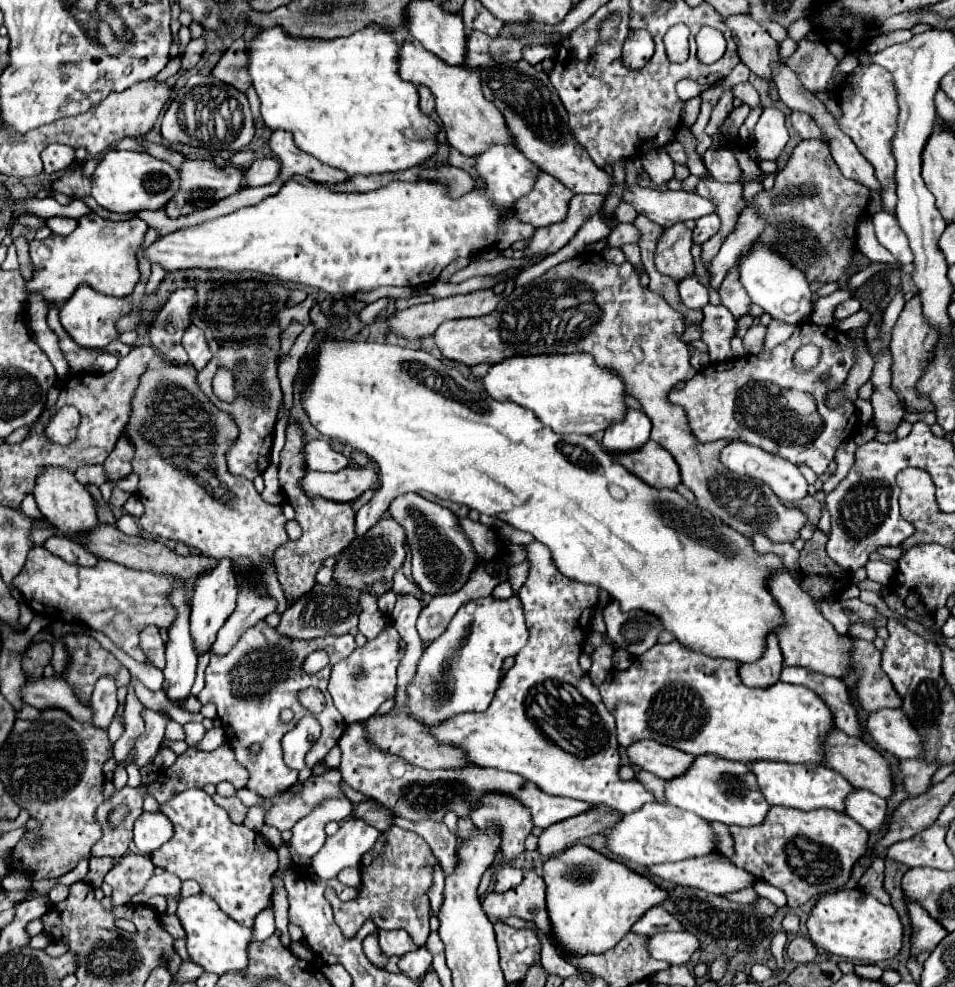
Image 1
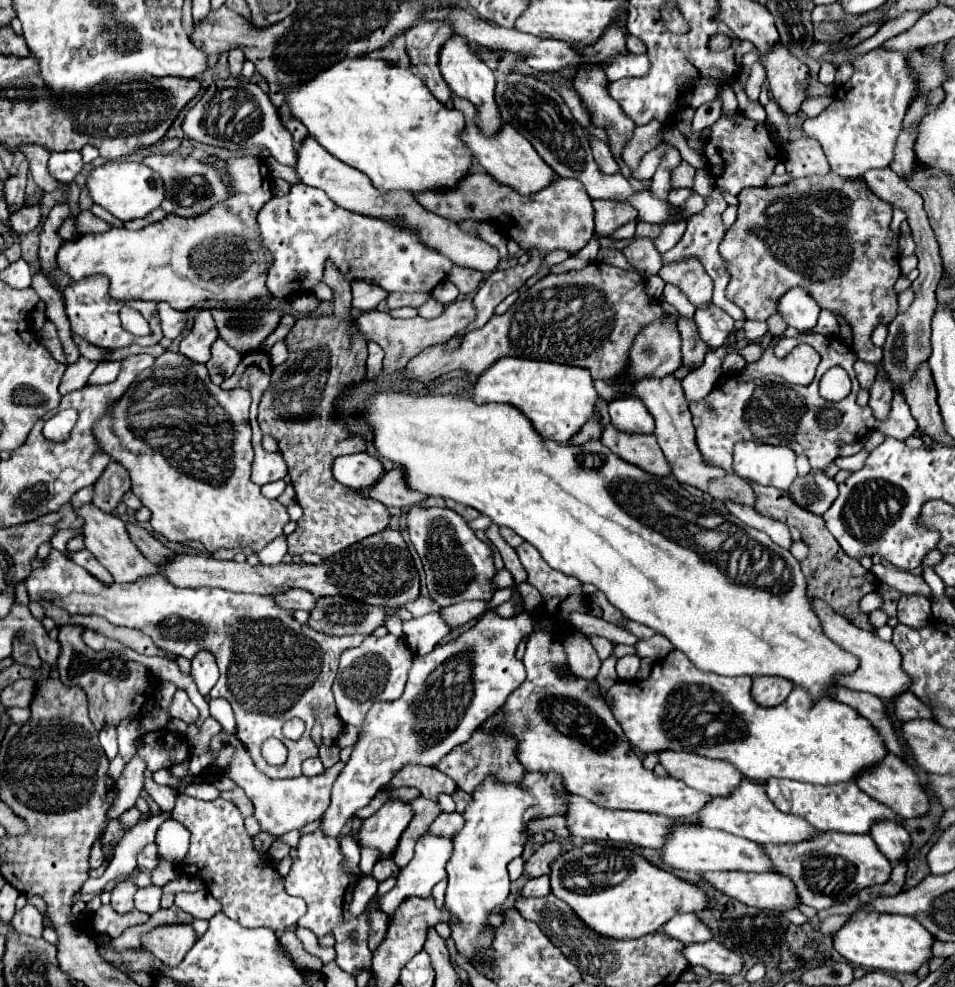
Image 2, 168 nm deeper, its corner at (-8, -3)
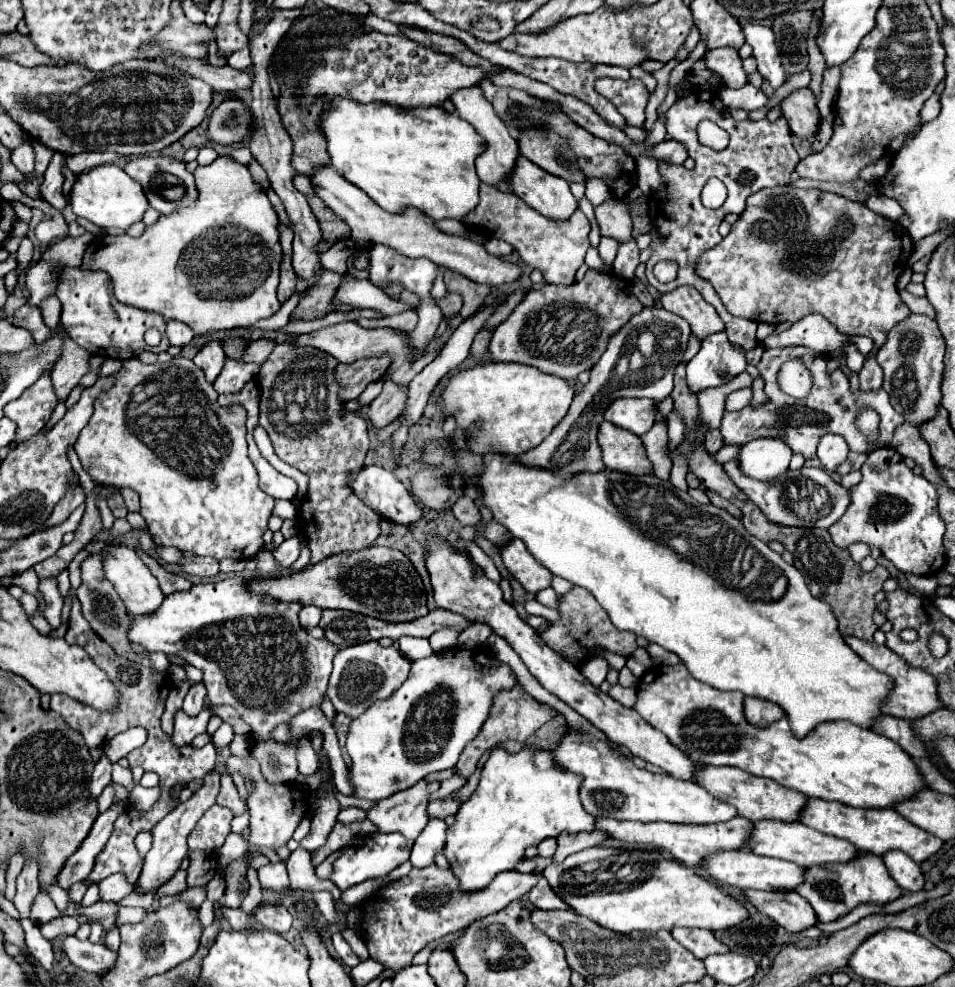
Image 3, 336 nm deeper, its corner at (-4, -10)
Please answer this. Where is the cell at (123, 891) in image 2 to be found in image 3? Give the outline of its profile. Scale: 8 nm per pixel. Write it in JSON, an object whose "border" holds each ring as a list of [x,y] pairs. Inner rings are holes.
{"border":[[[100,899],[94,905],[84,907],[82,915],[86,915],[88,919],[98,919],[104,925],[104,929],[110,929],[116,923],[118,909],[120,909],[120,903],[112,903],[112,901],[102,901]]]}

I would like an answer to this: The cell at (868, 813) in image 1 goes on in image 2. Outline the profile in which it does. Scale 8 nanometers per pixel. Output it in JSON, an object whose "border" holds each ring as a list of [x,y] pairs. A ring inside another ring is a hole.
{"border":[[[894,820],[876,822],[876,824],[872,826],[872,838],[874,838],[876,846],[880,848],[880,852],[882,852],[892,864],[904,862],[910,846],[912,846],[910,834],[904,830],[902,824],[898,824],[898,822],[894,822]]]}

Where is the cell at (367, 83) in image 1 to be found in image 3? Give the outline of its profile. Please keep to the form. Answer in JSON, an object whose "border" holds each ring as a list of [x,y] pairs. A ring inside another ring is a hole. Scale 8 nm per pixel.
{"border":[[[334,97],[326,107],[318,129],[328,143],[330,165],[350,183],[360,187],[374,199],[384,211],[398,213],[404,207],[416,207],[434,221],[462,219],[478,203],[480,179],[474,169],[474,159],[480,155],[484,141],[474,133],[474,127],[460,119],[456,113],[448,113],[440,107],[416,109],[416,115],[404,107],[388,103],[360,103],[348,97]]]}

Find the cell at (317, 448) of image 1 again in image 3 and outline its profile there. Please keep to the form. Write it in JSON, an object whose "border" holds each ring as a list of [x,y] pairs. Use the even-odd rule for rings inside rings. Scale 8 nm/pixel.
{"border":[[[362,467],[360,471],[352,471],[348,475],[348,487],[352,489],[352,493],[364,503],[368,505],[372,511],[376,511],[380,517],[396,523],[396,525],[410,525],[414,523],[422,511],[420,511],[420,503],[410,495],[410,491],[386,469],[382,467]]]}

